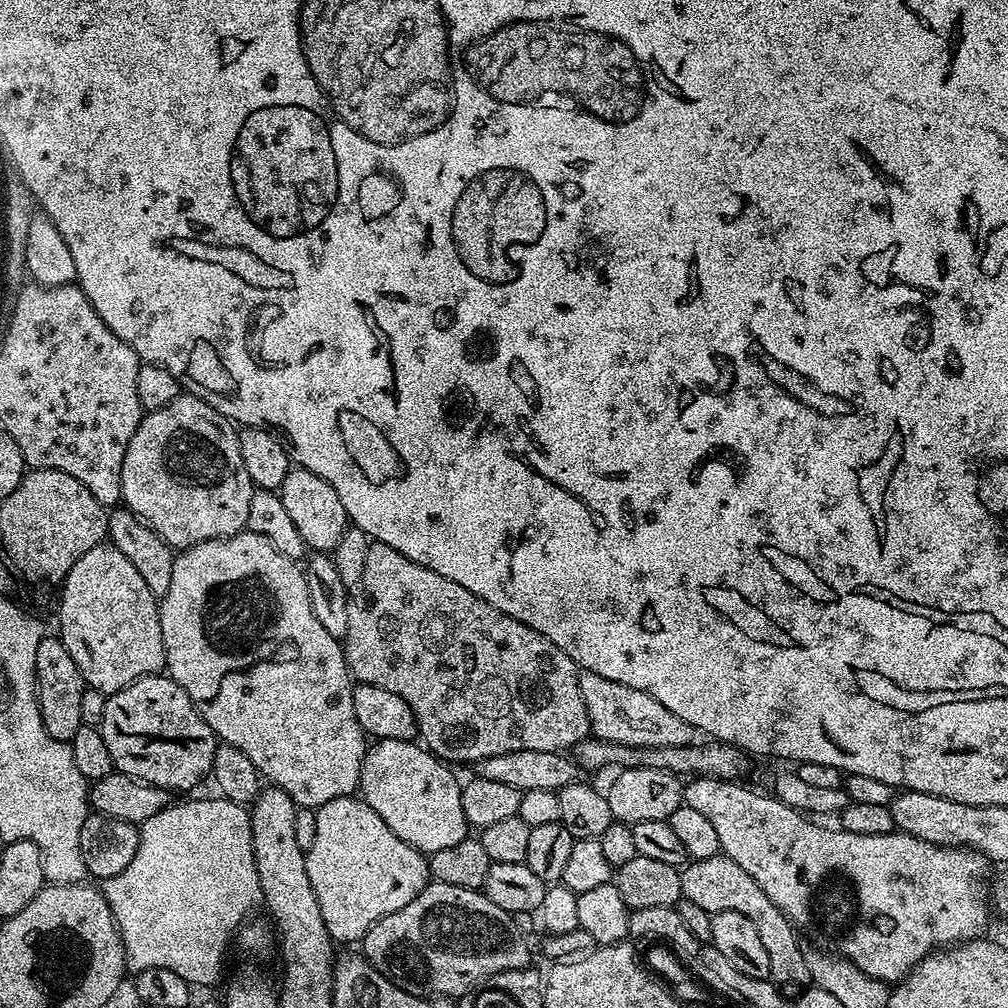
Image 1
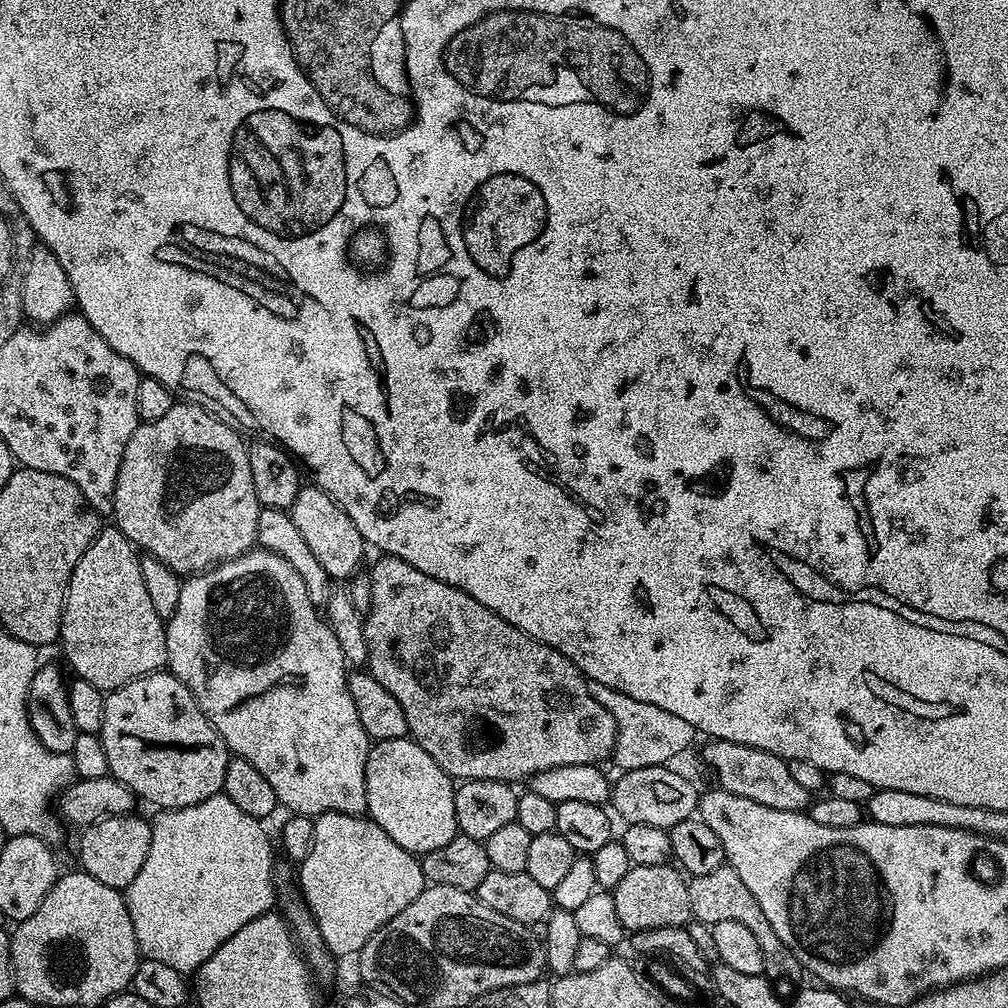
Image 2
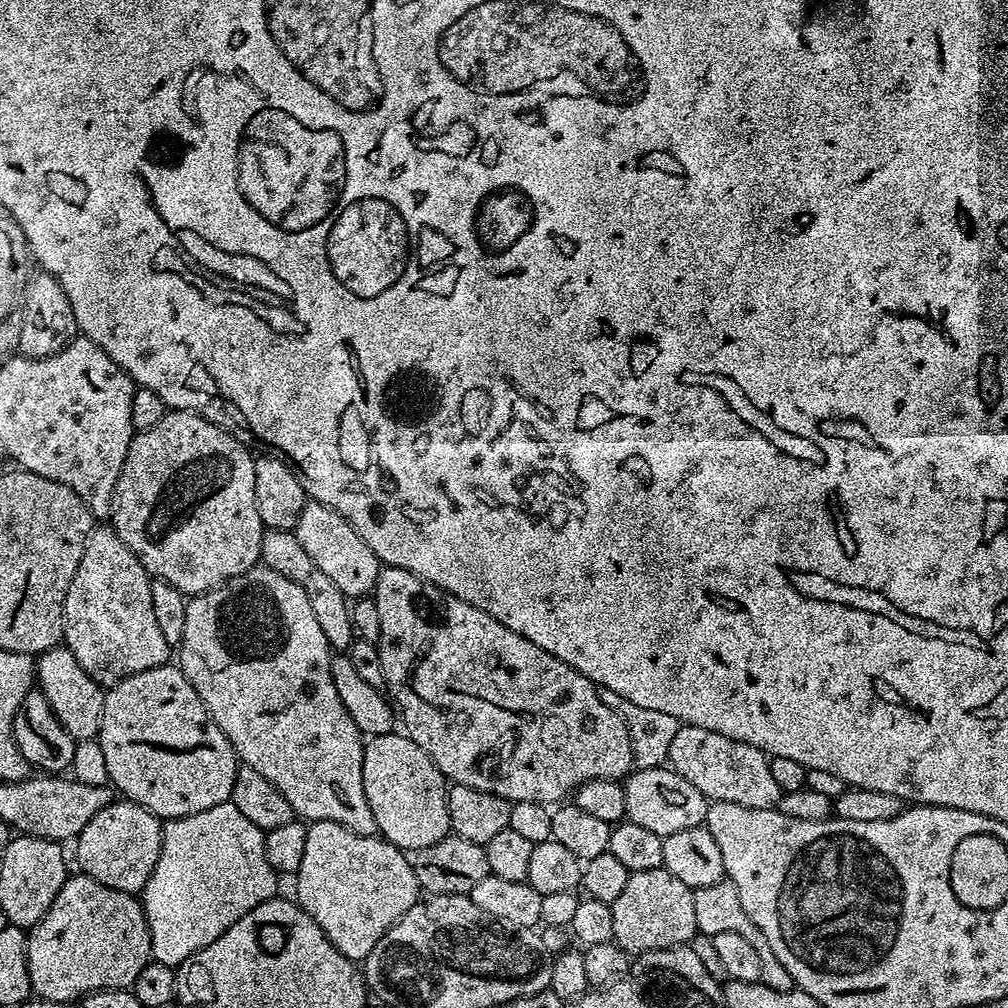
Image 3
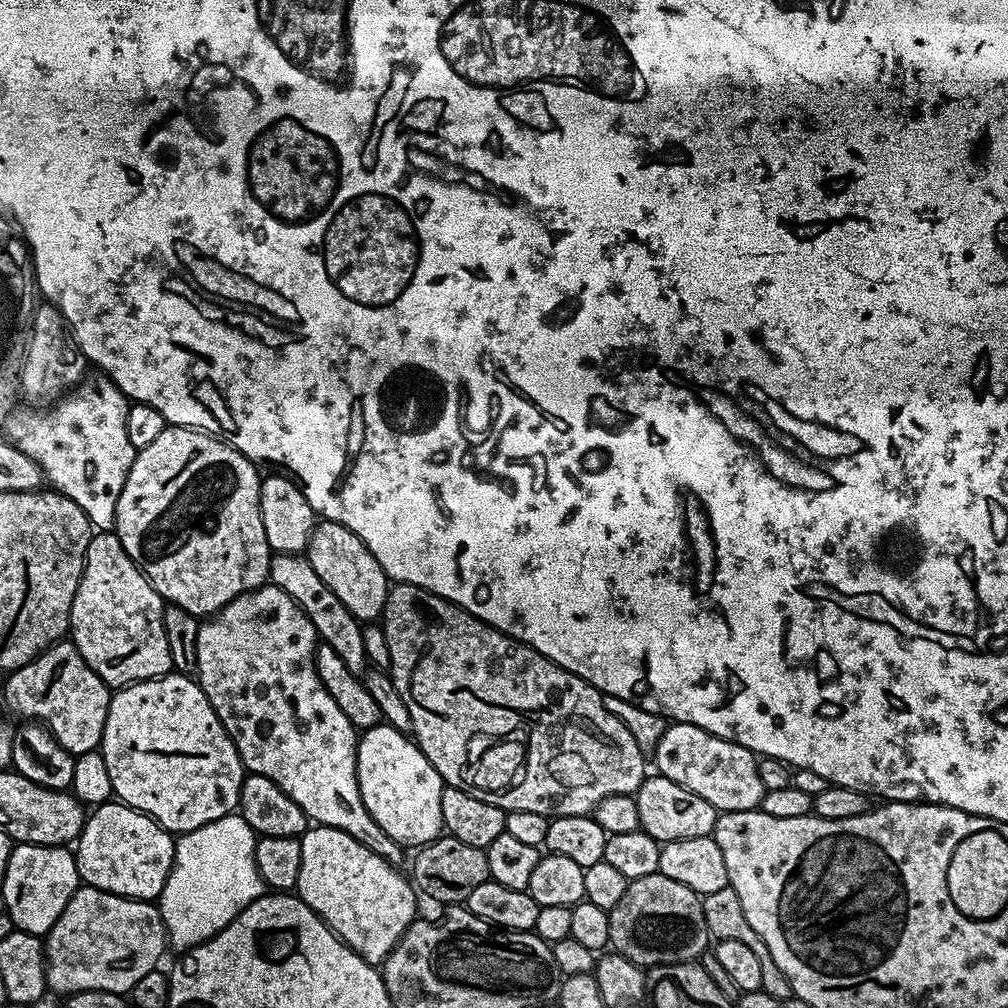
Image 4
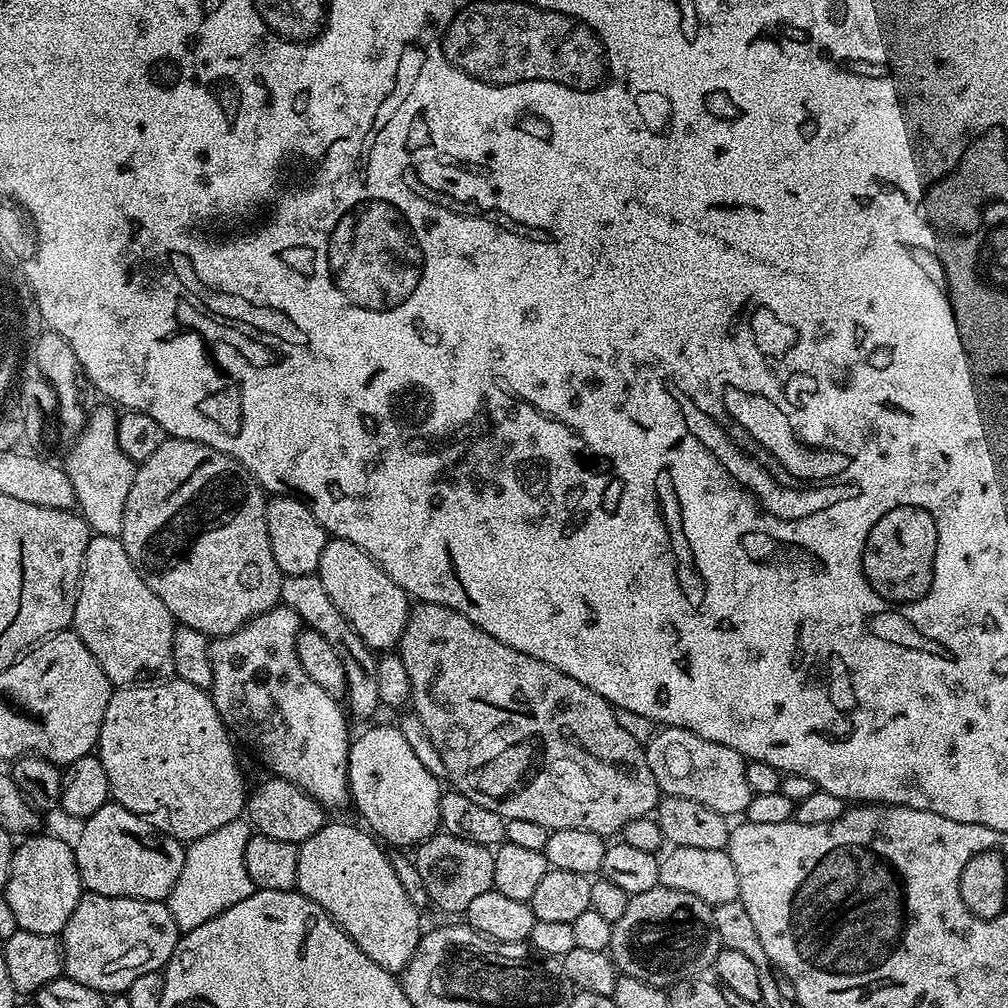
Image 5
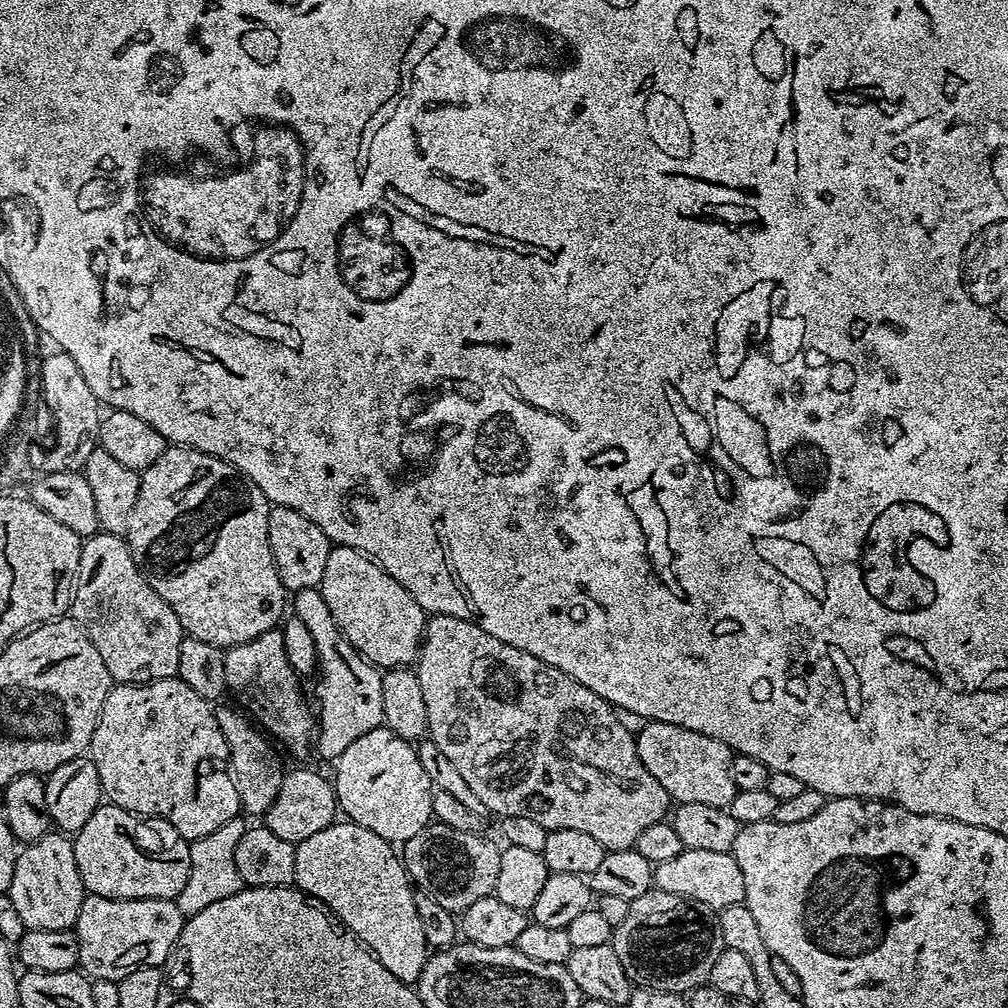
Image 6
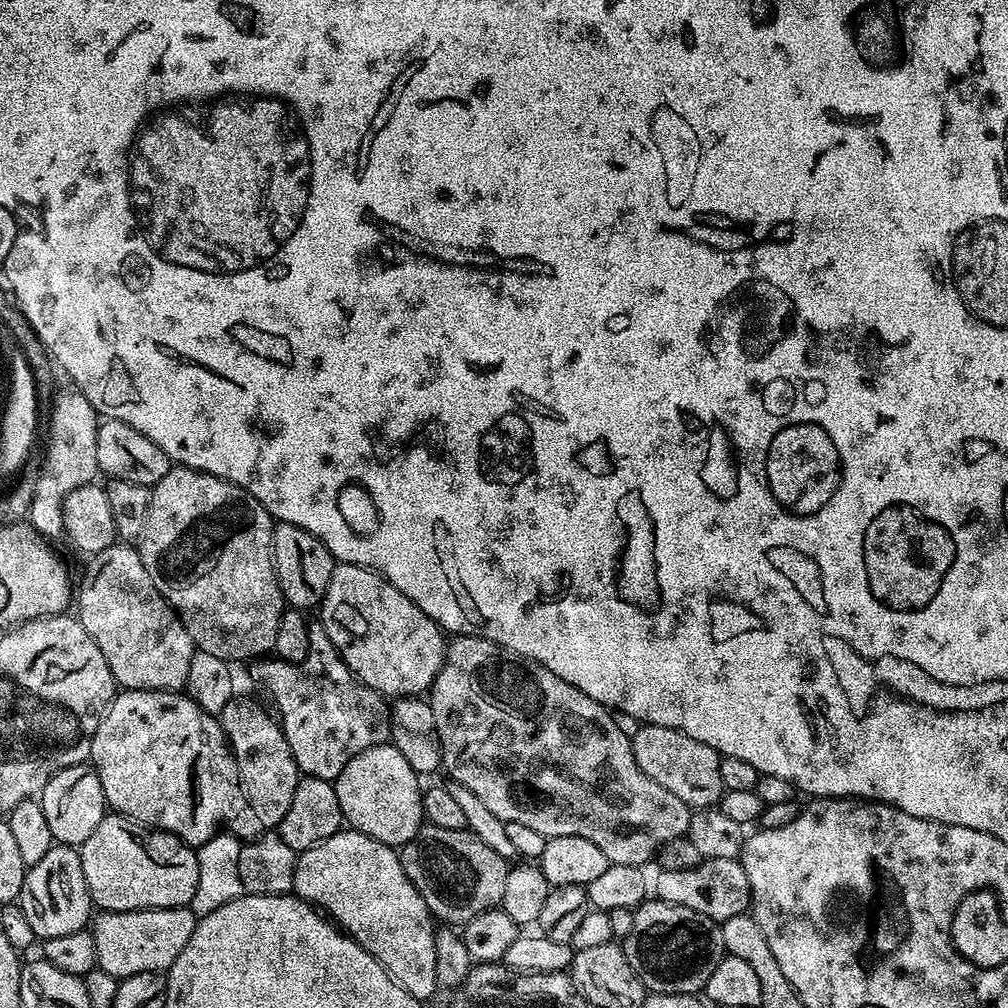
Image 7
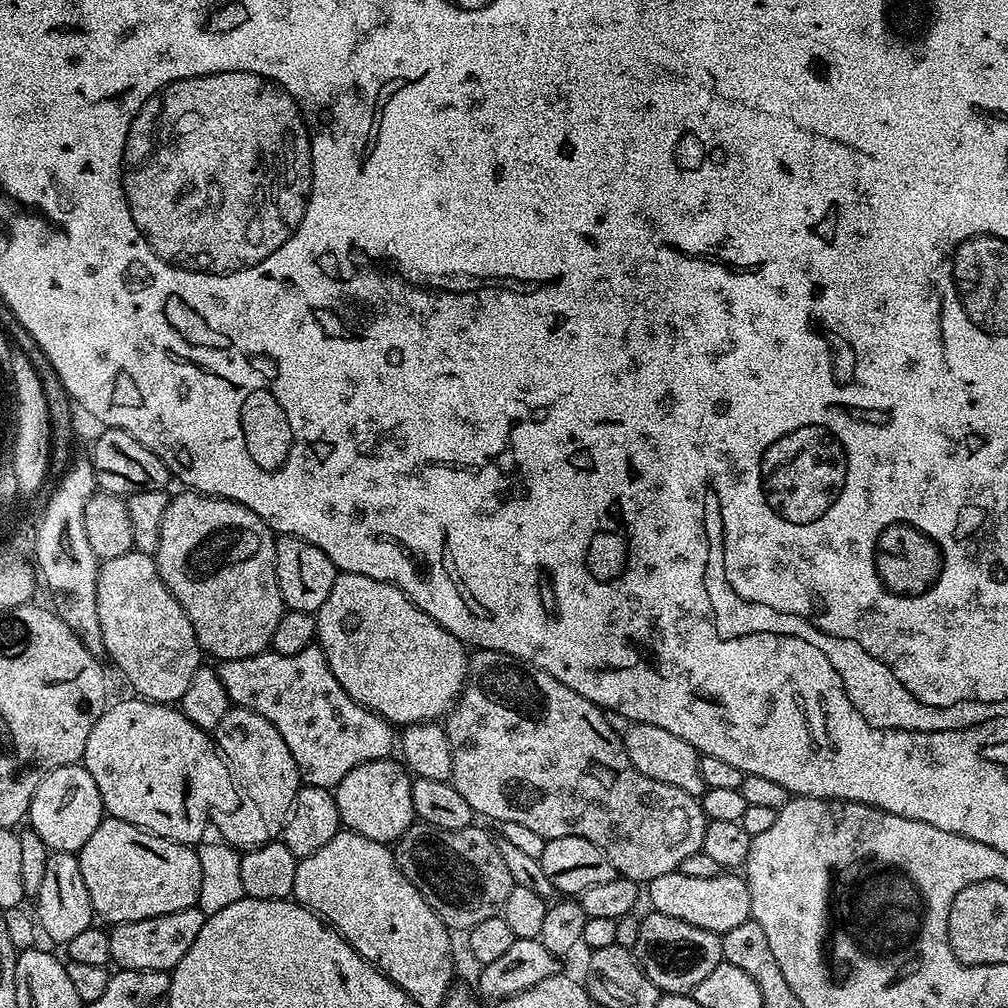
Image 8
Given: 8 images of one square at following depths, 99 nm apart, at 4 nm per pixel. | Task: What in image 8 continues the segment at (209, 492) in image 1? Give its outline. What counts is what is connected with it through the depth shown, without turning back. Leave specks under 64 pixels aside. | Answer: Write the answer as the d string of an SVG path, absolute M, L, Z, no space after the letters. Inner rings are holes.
M180 490L177 496L173 495L166 506L166 514L162 514L162 526L160 527L160 537L158 538L158 546L154 553L156 561L156 569L162 578L162 582L170 590L172 597L182 606L184 613L190 618L190 626L194 626L194 634L198 638L201 649L205 653L208 652L212 656L217 656L220 660L240 660L239 662L248 662L259 652L268 652L274 632L278 629L278 622L283 618L286 605L280 587L276 581L276 541L271 528L265 520L258 514L254 514L254 510L250 510L246 506L242 506L233 500L223 500L221 496L205 496L202 492L194 492L191 490ZM212 548L216 548L216 552L220 555L220 564L208 564L208 555L211 554Z

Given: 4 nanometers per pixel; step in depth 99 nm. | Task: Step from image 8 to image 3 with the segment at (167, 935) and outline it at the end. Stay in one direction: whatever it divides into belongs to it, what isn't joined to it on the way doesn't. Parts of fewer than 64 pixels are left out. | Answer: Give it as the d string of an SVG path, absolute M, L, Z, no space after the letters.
M83 874L69 875L50 910L26 935L32 991L41 1000L75 1002L103 988L131 989L152 960L143 903L133 893L107 888Z

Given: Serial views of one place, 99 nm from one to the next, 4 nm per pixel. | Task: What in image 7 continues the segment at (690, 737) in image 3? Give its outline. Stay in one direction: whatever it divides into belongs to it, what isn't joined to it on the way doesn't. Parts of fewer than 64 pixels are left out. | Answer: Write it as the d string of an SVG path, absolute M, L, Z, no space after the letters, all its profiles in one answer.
M644 724L630 739L638 766L650 778L654 778L658 786L682 798L682 802L686 802L693 810L711 809L719 805L725 793L720 765L722 757L710 746L706 746L706 742L698 742L698 738L690 738L678 730L653 724Z

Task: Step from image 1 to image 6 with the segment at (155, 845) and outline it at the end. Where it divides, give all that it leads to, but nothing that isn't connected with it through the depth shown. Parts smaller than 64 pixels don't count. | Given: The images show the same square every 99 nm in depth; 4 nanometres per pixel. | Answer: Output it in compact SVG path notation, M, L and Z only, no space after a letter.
M237 818L218 826L214 834L206 834L202 838L191 841L190 844L190 878L186 878L186 886L182 886L180 895L175 902L184 917L193 916L206 906L214 906L222 898L230 898L235 892L241 891L242 885L238 866L234 866L234 849L242 839L246 824Z

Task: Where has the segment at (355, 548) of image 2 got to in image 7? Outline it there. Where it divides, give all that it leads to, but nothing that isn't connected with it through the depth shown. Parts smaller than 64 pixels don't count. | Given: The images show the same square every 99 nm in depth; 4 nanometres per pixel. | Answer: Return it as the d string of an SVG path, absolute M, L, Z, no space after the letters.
M337 563L330 574L330 586L326 586L326 594L324 599L318 605L318 622L326 630L326 634L330 634L330 642L334 642L334 646L350 646L352 650L346 652L345 660L350 660L350 666L354 666L354 670L358 670L358 674L362 674L362 678L366 678L365 685L373 688L375 692L379 692L385 698L399 698L401 696L420 696L427 693L431 689L434 678L442 670L444 665L444 653L446 651L446 633L439 624L433 622L421 610L421 608L414 603L410 598L406 598L406 594L402 594L402 590L398 590L391 582L380 575L378 572L373 572L371 568L363 568L360 564L342 564Z

